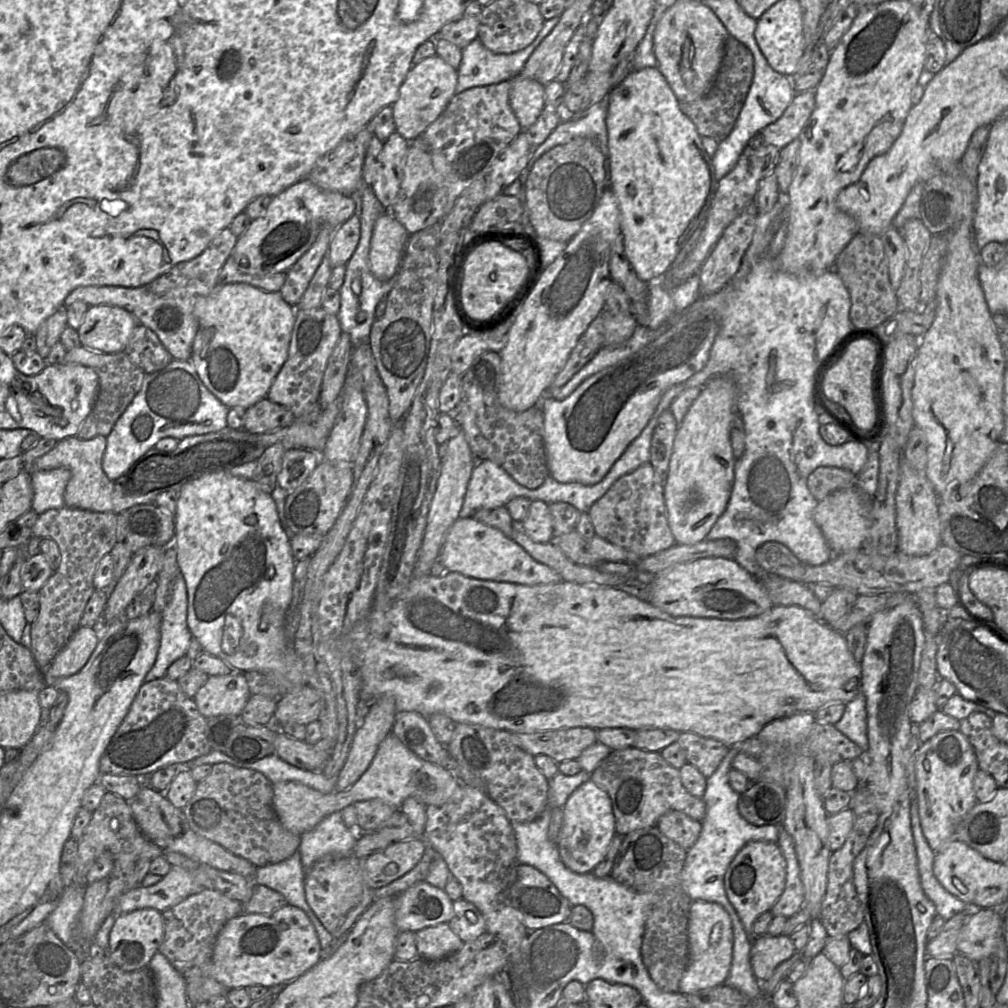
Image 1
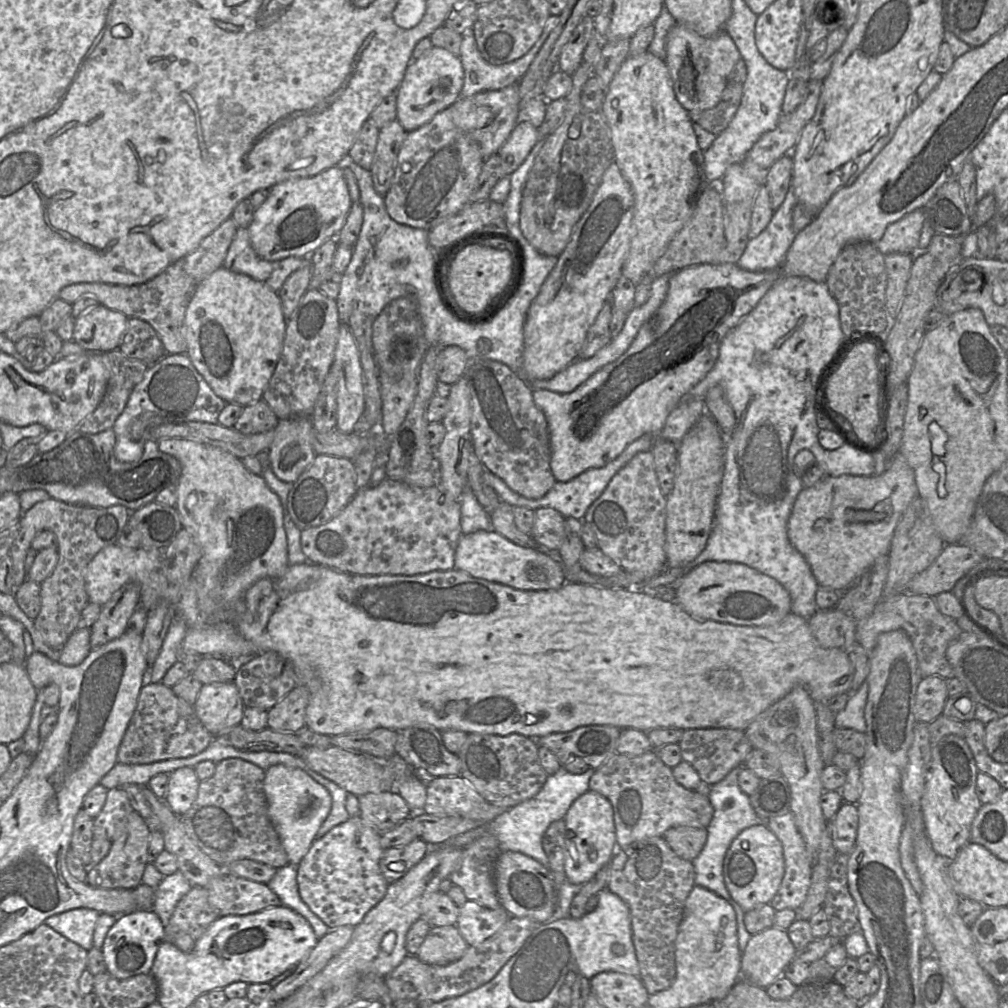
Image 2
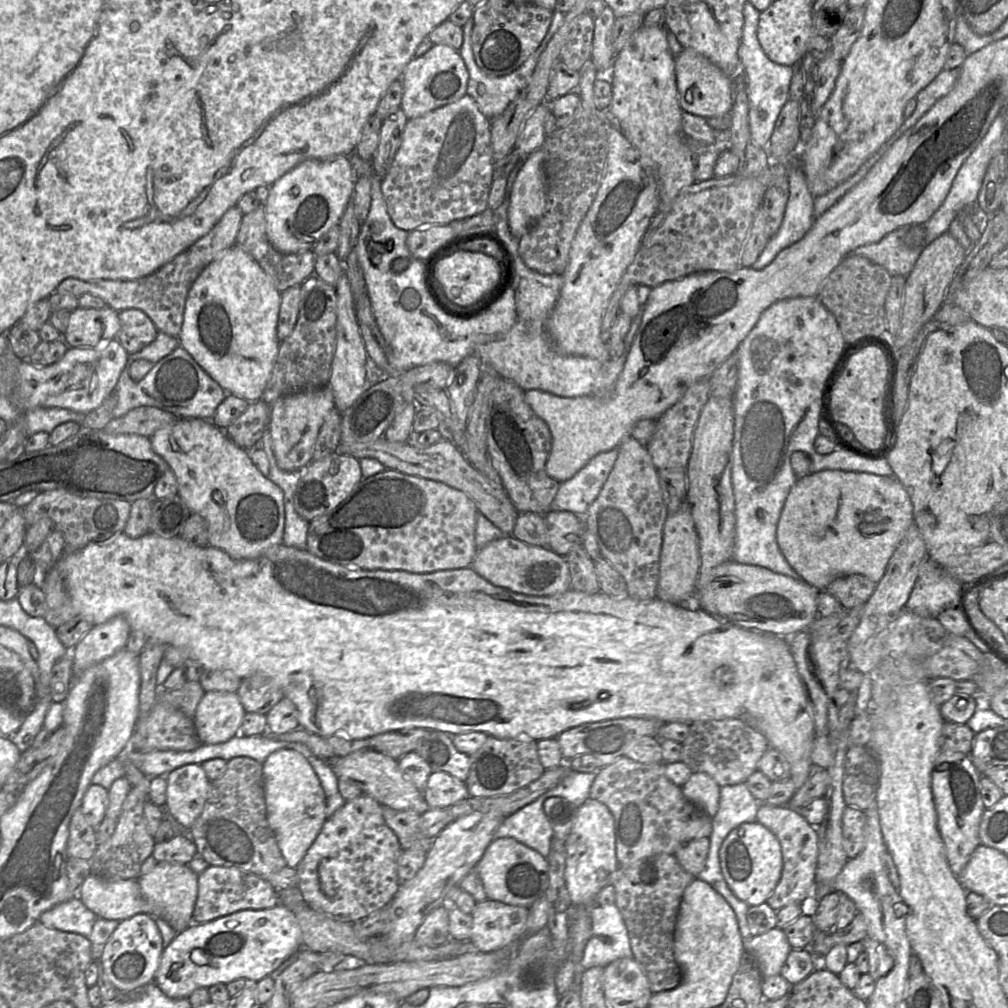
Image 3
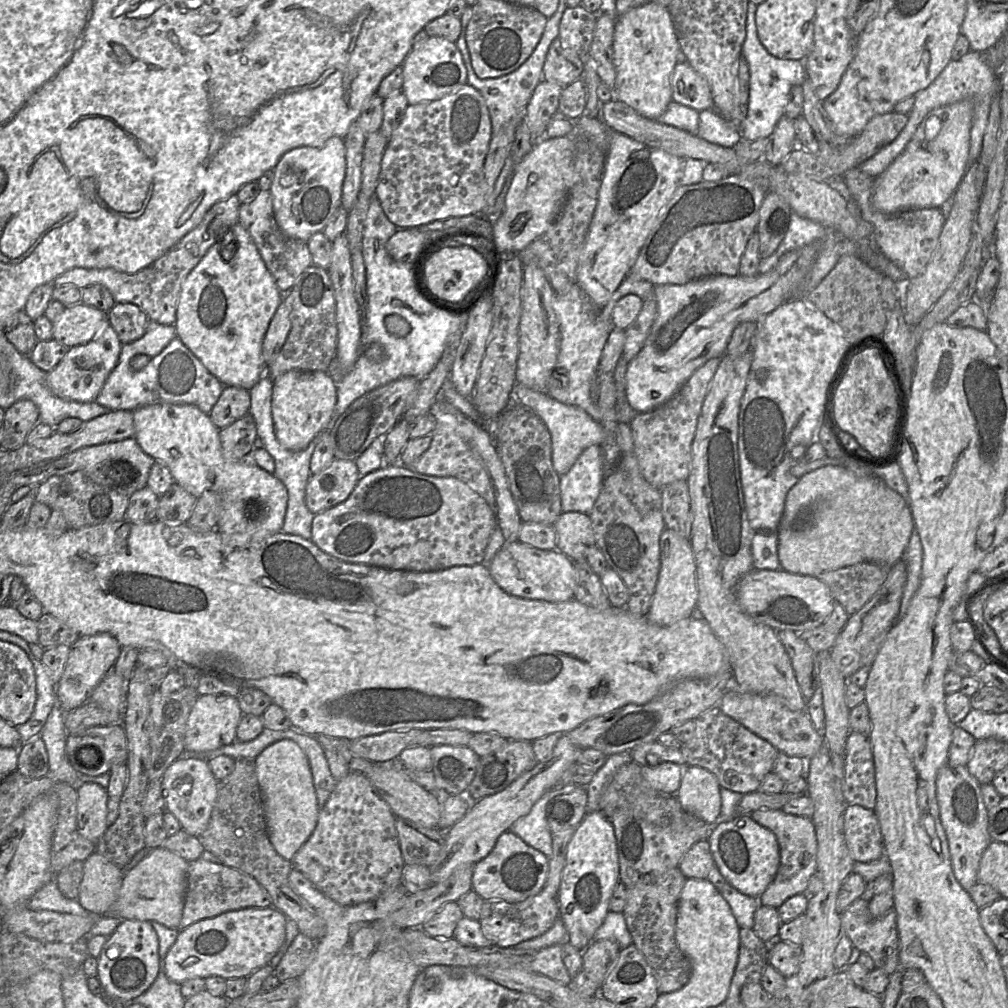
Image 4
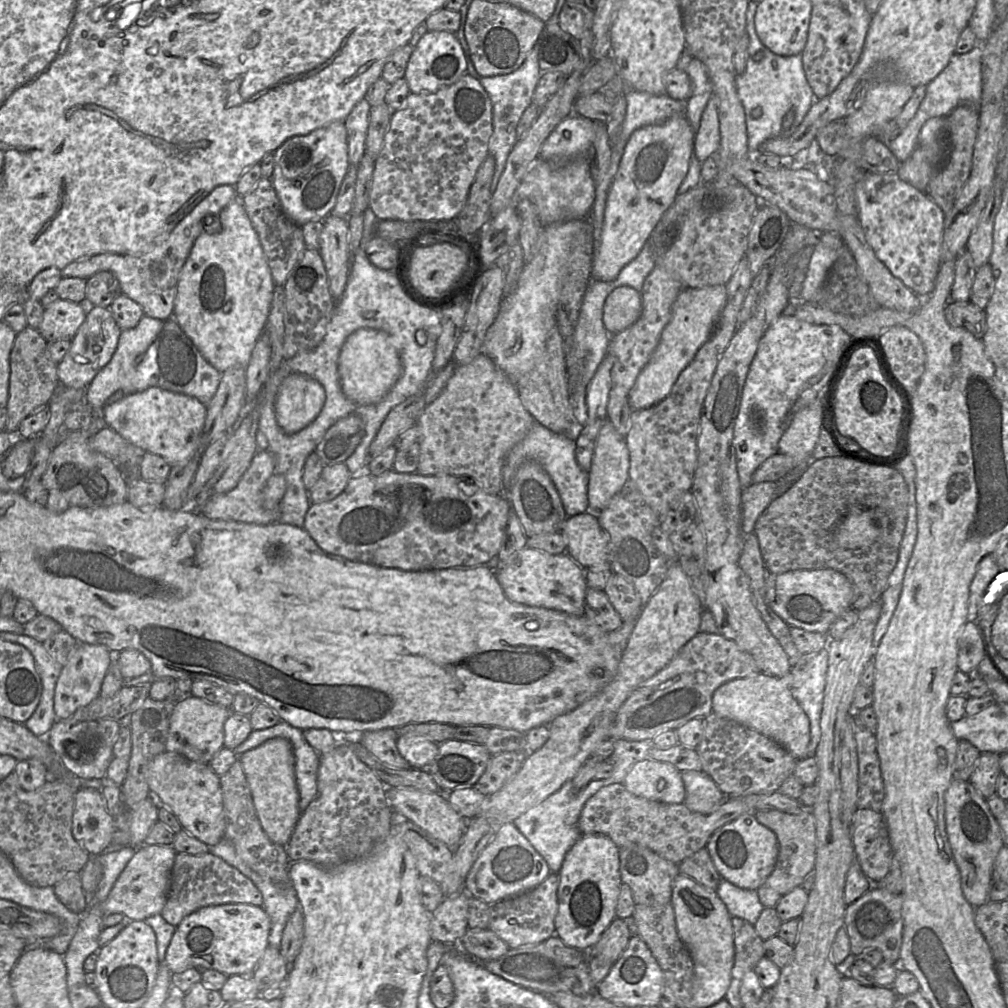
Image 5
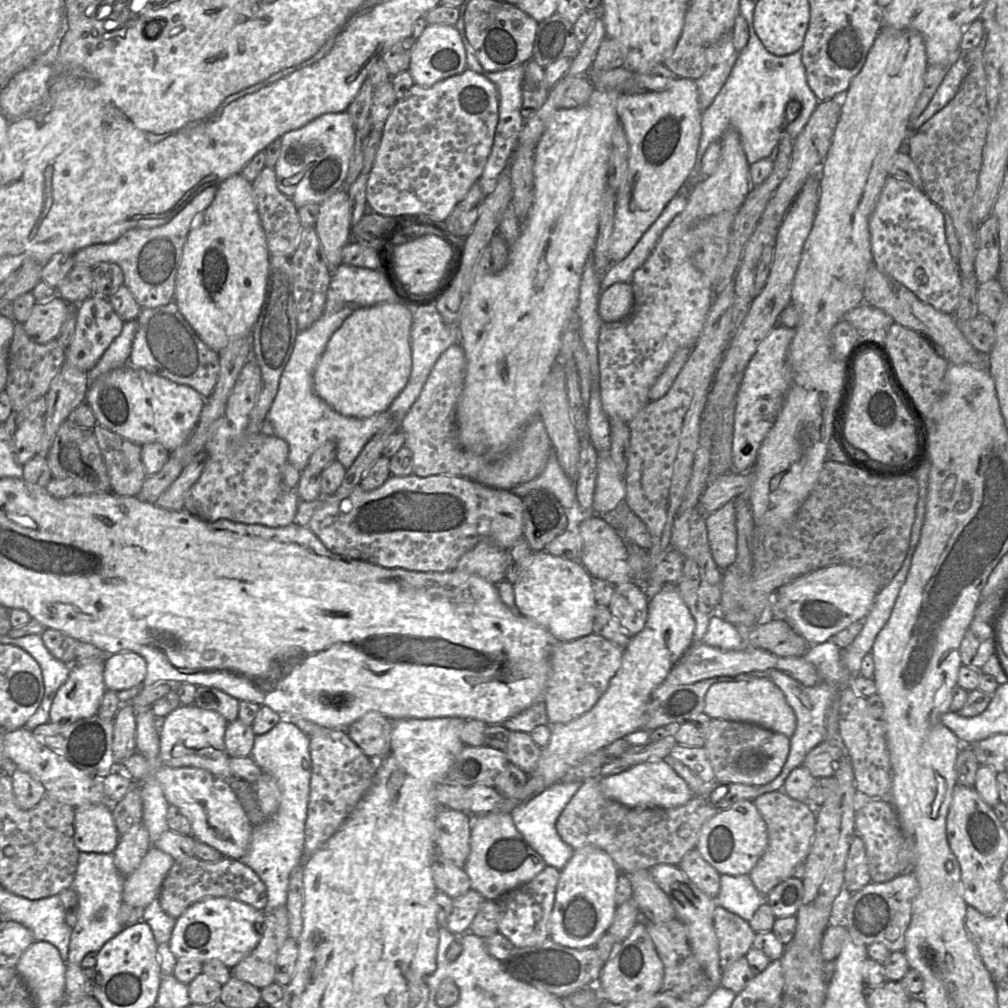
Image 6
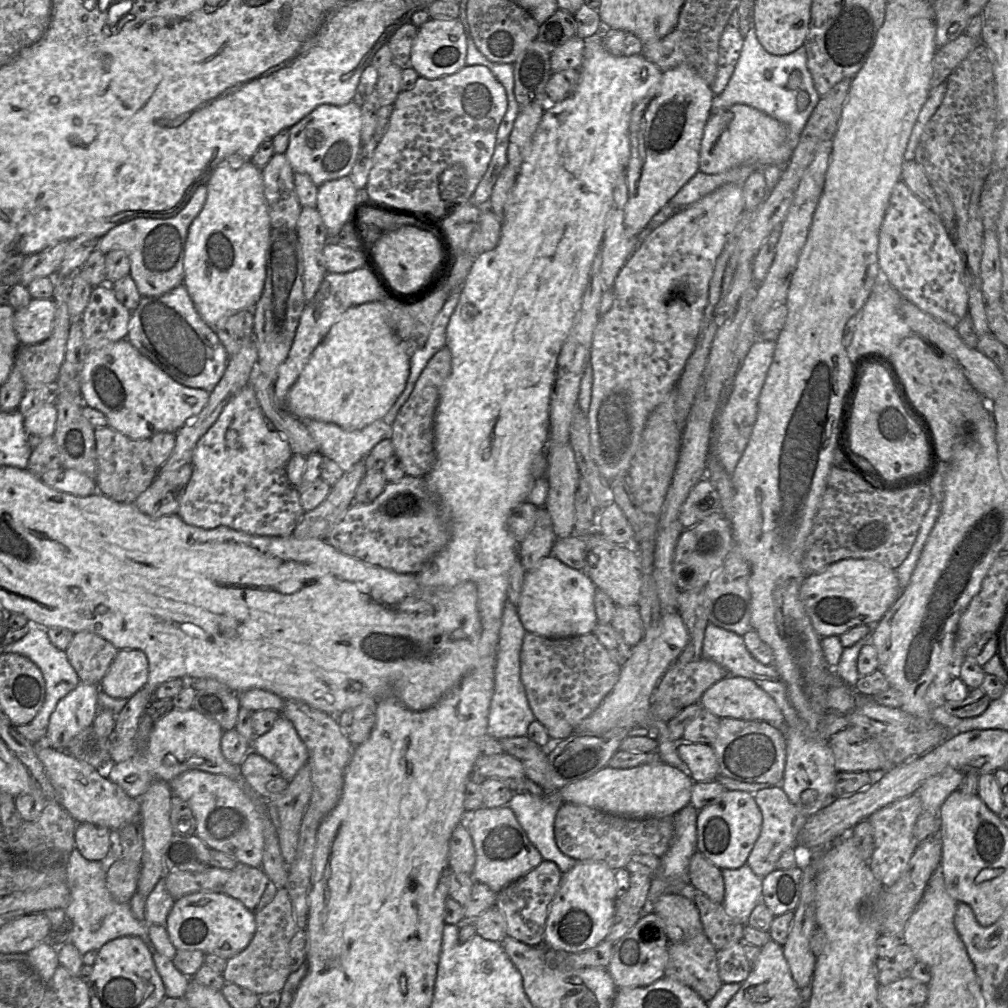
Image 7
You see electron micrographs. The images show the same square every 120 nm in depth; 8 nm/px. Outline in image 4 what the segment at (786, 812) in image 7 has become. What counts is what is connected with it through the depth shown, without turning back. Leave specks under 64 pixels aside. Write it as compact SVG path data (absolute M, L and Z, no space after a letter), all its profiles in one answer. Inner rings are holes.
M759 809L751 817L771 830L779 843L780 864L777 874L764 893L758 898L761 905L779 908L787 899L797 894L806 894L809 881L817 871L817 836L811 818L795 816L780 809Z

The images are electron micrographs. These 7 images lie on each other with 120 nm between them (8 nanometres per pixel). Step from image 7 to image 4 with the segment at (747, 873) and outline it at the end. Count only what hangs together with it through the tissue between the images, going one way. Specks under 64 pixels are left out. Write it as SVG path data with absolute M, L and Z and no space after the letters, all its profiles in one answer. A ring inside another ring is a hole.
M716 865L710 871L707 880L727 901L739 928L753 929L754 914L760 905L758 898L747 896L732 887L721 875Z

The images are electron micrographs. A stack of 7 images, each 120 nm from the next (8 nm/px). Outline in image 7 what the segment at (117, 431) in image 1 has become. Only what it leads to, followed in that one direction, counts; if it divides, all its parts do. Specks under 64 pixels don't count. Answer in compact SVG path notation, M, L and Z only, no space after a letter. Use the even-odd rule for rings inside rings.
M183 284L160 296L142 296L137 308L131 311L127 339L141 354L176 382L209 392L219 382L230 358L220 342L215 328L201 318Z

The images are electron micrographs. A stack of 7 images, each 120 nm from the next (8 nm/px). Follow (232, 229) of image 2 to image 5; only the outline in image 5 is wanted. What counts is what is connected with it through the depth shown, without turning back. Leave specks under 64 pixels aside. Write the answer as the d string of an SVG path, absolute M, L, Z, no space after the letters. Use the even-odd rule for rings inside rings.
M219 185L182 218L162 242L156 244L150 251L139 256L101 253L83 257L63 268L61 270L62 277L78 277L87 280L97 272L110 271L118 279L121 293L137 302L145 315L165 321L173 317L179 274L195 240L203 232L202 220L209 214L220 214L238 197L243 196L238 195L235 185Z

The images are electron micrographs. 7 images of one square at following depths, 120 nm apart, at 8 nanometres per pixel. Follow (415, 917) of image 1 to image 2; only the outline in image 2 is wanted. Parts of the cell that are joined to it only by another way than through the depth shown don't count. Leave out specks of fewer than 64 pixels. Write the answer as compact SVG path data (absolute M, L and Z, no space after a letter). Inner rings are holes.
M435 892L427 895L422 902L422 917L431 927L456 925L459 907L446 893Z

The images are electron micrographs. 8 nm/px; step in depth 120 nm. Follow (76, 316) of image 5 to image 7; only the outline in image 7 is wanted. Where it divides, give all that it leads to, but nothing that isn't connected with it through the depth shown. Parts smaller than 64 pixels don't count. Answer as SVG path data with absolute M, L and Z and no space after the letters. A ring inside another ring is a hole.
M32 298L25 307L15 310L13 327L19 344L31 345L47 339L52 332L55 308L52 298Z

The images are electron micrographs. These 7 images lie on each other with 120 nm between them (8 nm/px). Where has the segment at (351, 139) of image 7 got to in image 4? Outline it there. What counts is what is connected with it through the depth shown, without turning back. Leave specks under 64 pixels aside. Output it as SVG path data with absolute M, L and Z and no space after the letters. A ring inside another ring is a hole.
M329 138L318 147L300 146L284 153L274 167L269 191L273 199L276 222L287 236L307 242L316 232L323 231L341 204L346 175L344 139Z

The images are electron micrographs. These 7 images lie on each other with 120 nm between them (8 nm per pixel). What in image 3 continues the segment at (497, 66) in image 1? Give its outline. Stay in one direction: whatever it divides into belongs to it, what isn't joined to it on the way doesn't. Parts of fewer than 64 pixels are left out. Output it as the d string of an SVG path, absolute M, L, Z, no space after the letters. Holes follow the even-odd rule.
M555 10L553 12L552 21L548 28L548 31L539 47L527 58L527 60L518 69L516 69L510 74L500 77L486 75L481 71L481 69L477 66L475 62L471 46L471 34L474 25L473 17L469 18L466 24L462 27L463 42L459 53L466 65L469 75L467 94L474 99L480 111L490 121L497 118L501 113L503 113L503 111L508 107L508 105L514 99L516 99L520 92L522 92L529 85L541 54L546 49L548 43L550 42L554 34L563 25L564 18L565 13Z

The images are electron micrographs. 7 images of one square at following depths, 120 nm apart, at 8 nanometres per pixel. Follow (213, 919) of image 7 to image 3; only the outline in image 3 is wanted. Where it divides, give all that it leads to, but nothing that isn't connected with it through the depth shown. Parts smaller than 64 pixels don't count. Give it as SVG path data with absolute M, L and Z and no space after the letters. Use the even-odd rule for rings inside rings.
M283 905L263 910L241 910L206 923L195 923L178 933L164 948L154 982L173 999L188 999L197 988L236 979L258 982L270 976L303 945L296 916Z

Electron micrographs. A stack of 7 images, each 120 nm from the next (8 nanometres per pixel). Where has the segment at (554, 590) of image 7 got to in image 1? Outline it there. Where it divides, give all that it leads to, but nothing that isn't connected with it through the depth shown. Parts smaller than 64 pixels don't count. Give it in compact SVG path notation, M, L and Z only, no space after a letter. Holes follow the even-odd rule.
M458 518L447 532L439 555L445 572L456 572L466 577L523 585L552 584L562 581L560 575L547 565L534 560L521 546L500 530L472 518Z

